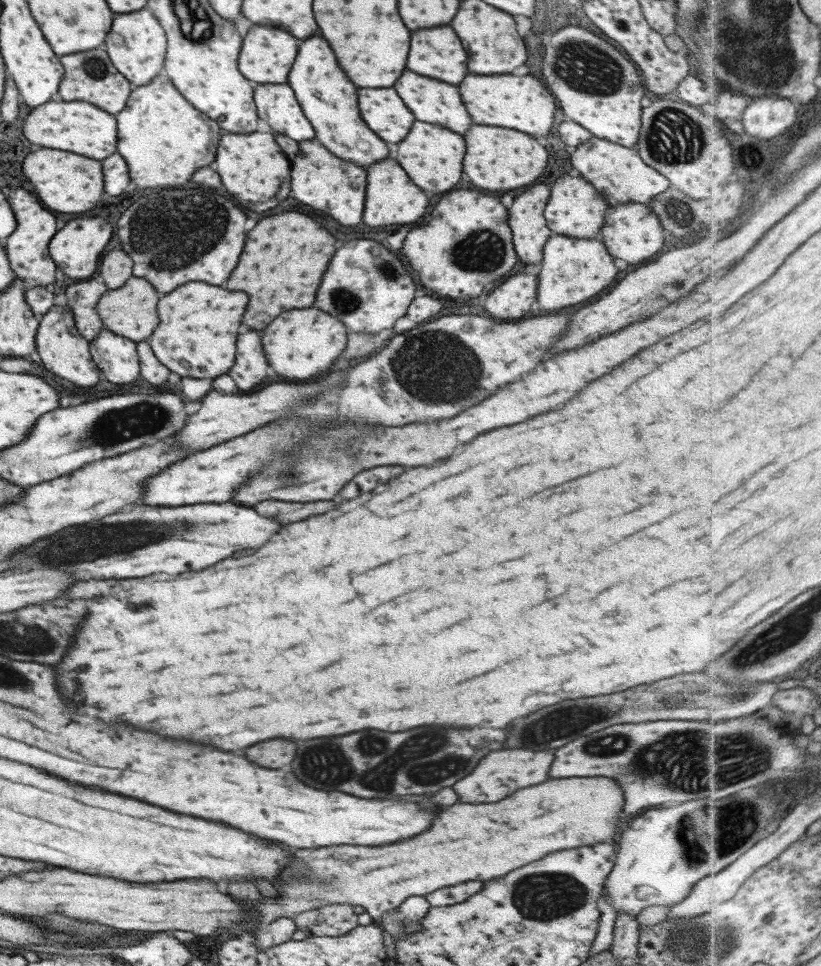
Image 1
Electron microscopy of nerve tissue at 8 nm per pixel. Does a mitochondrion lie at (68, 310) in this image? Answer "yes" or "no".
no

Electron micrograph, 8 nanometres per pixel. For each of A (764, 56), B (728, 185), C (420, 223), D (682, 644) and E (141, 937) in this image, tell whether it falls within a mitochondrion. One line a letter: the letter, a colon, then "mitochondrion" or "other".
A: mitochondrion
B: other
C: other
D: other
E: other

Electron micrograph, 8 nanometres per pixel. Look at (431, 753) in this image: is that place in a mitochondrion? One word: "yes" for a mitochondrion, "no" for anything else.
yes

